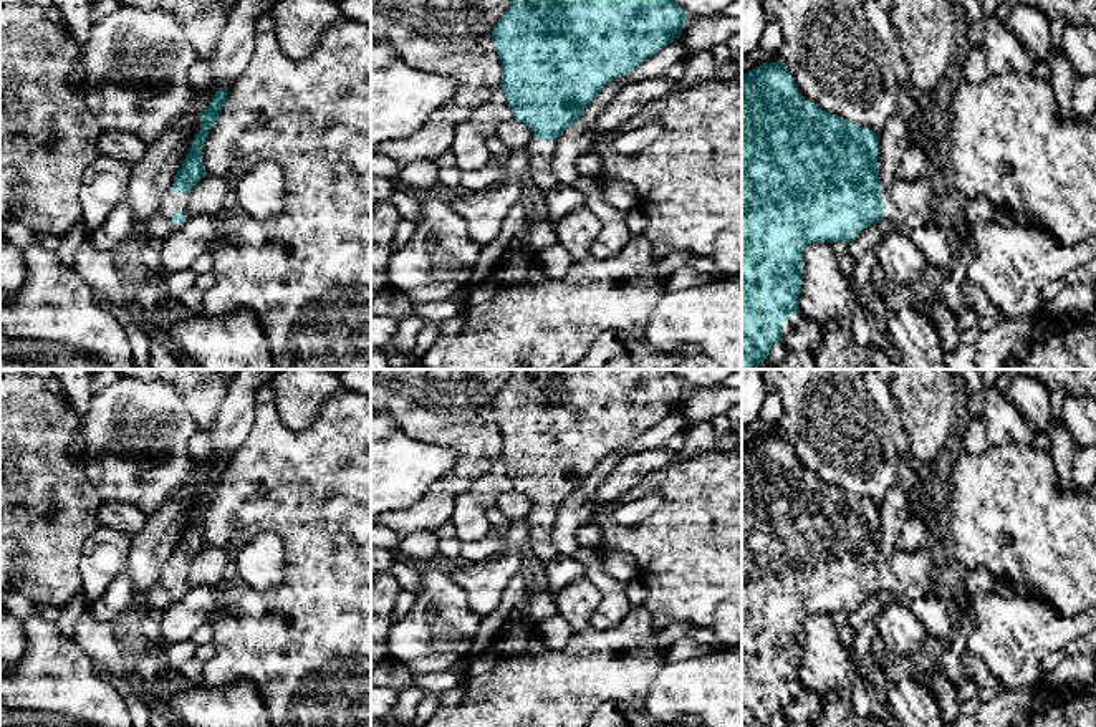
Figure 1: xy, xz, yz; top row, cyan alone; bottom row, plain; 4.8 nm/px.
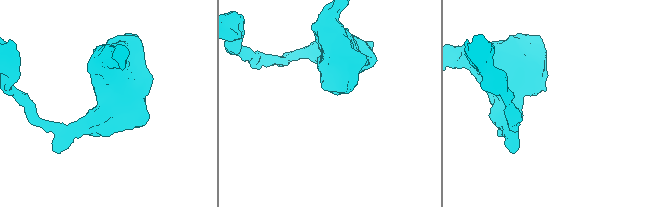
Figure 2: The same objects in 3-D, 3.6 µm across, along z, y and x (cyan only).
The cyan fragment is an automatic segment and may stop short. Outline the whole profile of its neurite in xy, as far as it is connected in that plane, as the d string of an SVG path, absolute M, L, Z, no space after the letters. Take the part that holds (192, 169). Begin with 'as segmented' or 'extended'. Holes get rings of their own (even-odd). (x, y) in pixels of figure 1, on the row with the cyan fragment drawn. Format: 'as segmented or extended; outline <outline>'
extended; outline M224 88L214 93L212 104L200 114L200 131L194 136L192 147L161 200L159 214L169 220L172 232L180 230L190 217L187 212L187 194L207 174L202 161L202 144L217 124L227 96L228 91Z

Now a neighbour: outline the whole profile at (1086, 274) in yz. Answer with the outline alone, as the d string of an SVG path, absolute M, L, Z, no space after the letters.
M1091 258L1084 265L1066 273L1061 280L1066 283L1066 286L1073 286L1076 283L1096 285L1096 258Z

